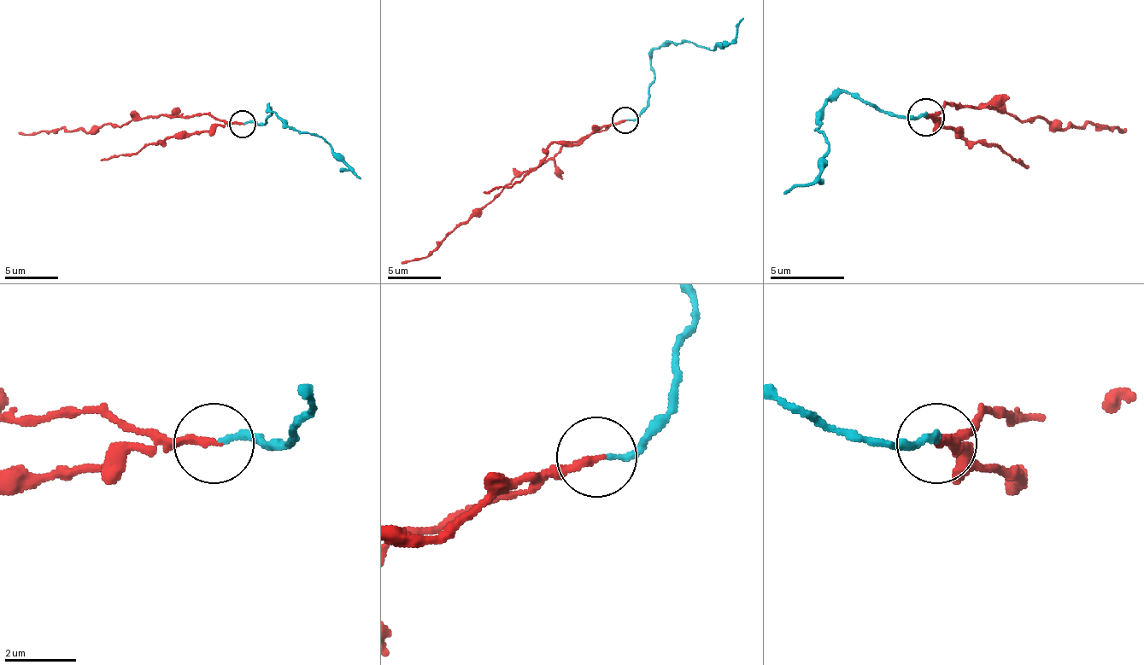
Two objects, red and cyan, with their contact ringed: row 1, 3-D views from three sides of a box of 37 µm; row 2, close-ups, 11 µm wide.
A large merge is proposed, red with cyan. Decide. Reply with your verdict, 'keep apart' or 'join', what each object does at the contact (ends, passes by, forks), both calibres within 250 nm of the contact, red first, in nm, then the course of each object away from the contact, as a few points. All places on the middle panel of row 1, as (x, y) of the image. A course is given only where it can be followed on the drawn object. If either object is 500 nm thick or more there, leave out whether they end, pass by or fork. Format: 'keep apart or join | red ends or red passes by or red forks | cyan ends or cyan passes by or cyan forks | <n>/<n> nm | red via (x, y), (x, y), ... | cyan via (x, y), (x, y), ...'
keep apart | red ends | cyan ends | 200/160 nm | red via (624, 120), (568, 142), (552, 158), (519, 172), (426, 257), (401, 262) | cyan via (627, 120), (648, 99), (654, 69), (651, 54), (672, 43), (712, 50), (736, 35), (736, 24), (742, 19)

